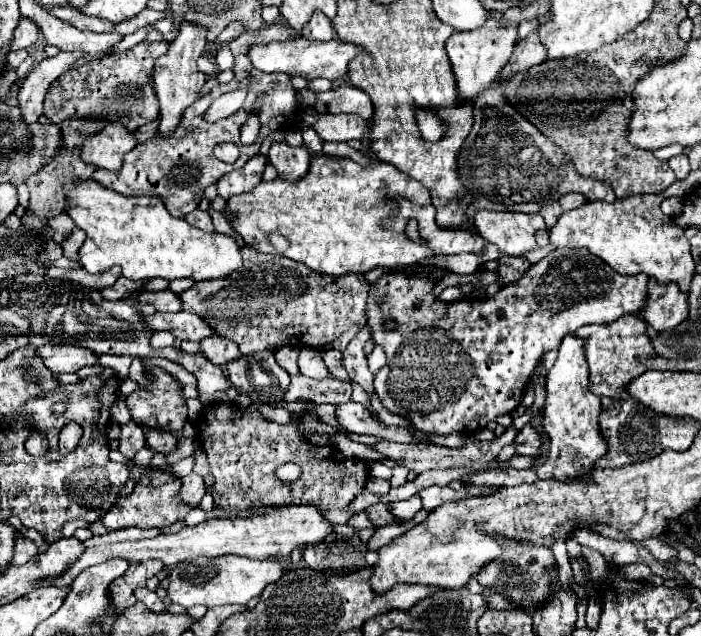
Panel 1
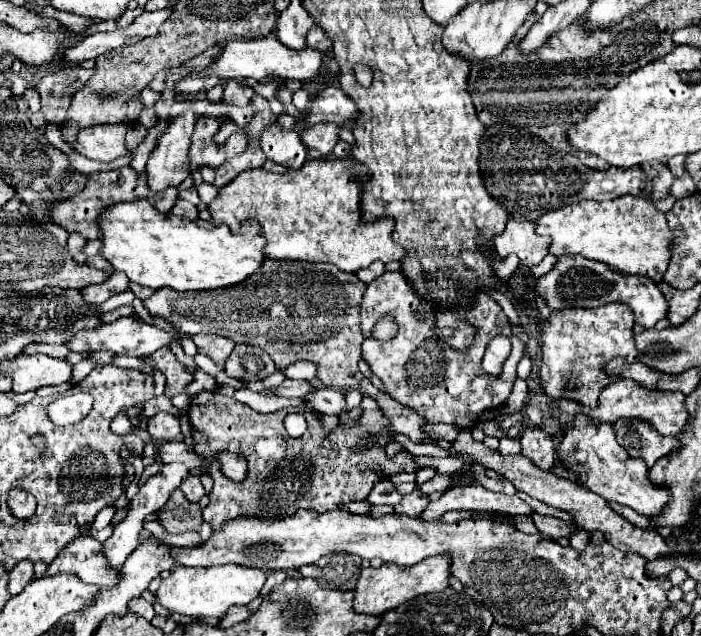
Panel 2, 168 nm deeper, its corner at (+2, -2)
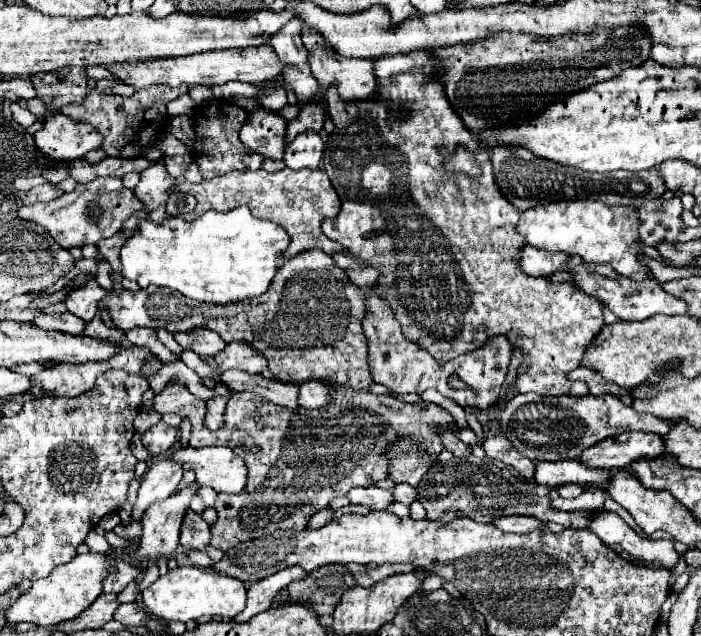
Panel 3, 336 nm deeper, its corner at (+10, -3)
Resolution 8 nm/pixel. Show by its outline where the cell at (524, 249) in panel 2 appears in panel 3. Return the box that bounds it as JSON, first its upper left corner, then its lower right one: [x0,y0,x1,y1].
[518,244,568,276]

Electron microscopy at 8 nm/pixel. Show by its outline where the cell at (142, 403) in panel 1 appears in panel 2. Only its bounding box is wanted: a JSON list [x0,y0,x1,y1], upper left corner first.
[148,413,180,441]

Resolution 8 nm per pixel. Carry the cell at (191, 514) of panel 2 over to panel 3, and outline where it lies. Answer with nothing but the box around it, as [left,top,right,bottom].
[180,510,210,550]

